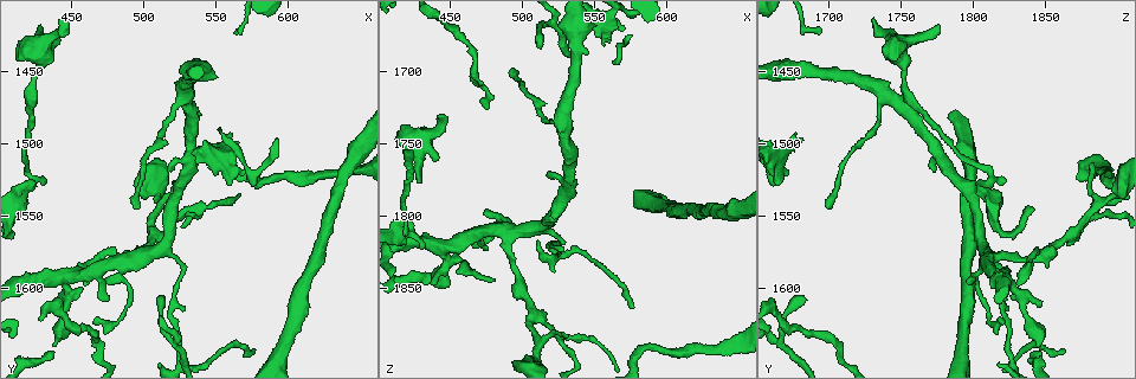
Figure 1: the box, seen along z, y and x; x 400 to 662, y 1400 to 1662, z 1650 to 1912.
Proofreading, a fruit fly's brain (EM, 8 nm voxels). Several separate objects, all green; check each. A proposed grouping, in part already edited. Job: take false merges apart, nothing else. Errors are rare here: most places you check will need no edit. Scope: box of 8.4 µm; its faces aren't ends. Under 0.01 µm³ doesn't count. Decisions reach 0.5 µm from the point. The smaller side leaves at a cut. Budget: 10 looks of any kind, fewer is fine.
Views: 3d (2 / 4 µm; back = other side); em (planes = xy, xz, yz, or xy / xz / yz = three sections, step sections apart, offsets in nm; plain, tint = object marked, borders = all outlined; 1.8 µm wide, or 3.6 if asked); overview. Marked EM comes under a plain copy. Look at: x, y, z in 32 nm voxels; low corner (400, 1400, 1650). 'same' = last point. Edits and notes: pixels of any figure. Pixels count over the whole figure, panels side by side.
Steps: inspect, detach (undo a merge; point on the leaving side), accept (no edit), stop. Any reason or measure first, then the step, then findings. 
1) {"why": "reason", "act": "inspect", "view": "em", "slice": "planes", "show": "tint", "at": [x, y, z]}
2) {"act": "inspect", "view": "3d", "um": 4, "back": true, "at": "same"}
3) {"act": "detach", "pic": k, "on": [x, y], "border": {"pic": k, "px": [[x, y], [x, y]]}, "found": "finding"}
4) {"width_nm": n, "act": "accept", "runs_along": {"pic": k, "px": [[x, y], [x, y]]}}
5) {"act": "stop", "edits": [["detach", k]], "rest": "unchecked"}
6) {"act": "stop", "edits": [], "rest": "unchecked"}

{"why": "thin arm on a thick one", "act": "inspect", "view": "em", "slice": "planes", "show": "tint", "at": [522, 1578, 1812]}

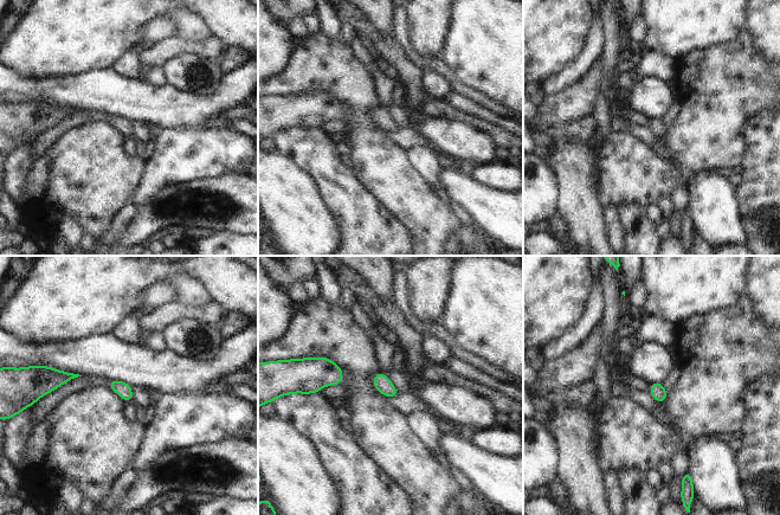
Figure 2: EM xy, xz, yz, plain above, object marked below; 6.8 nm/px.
{"act": "accept", "found": "all the same neuron"}

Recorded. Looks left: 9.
{"why": "sudden change in width", "act": "inspect", "view": "3d", "um": 4, "back": true, "at": [422, 1526, 1812]}

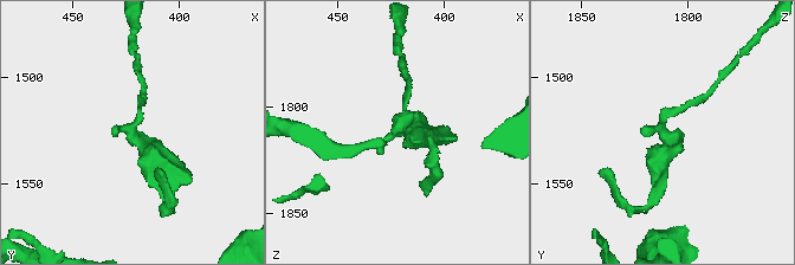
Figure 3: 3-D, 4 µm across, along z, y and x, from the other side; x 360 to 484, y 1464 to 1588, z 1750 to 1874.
{"act": "inspect", "view": "em", "slice": "planes", "show": "tint", "at": [421, 1526, 1812]}

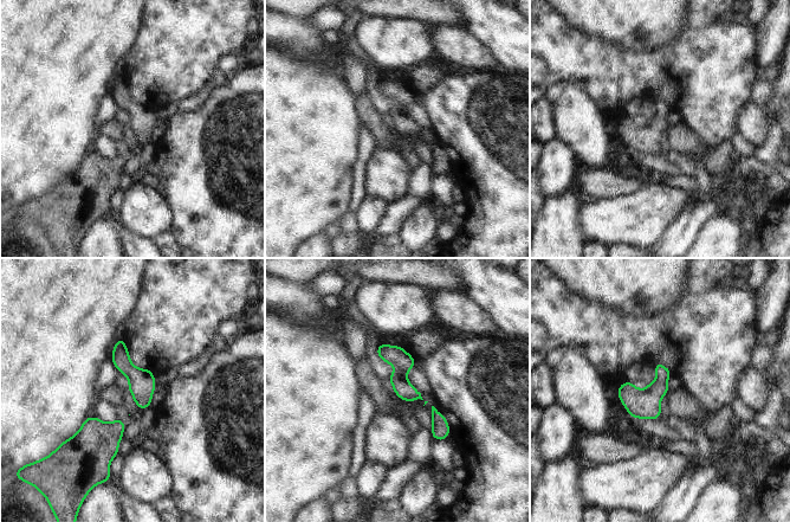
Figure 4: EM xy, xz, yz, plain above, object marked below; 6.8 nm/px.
{"act": "accept", "runs_along": {"pic": 4, "px": [[120, 342], [143, 405]]}, "found": "all the same neuron"}

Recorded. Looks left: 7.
{"why": "four arms meet", "act": "inspect", "view": "em", "slice": "xz", "step": 4, "show": "tint", "at": [448, 1594, 1822]}

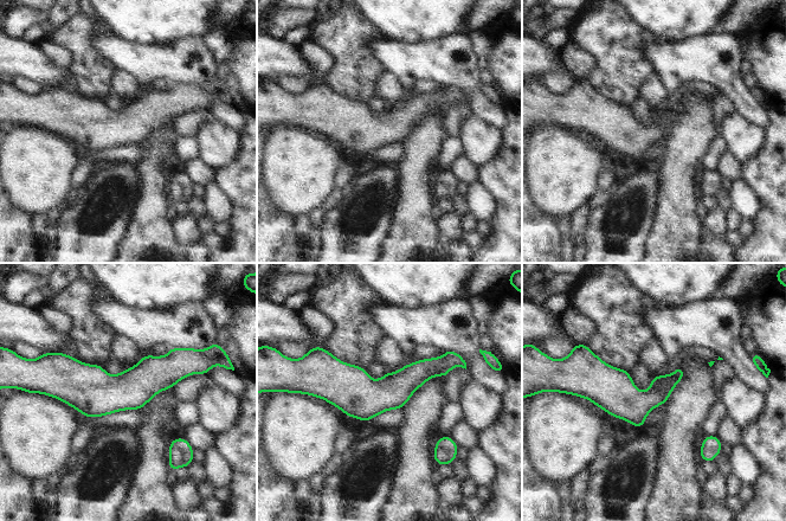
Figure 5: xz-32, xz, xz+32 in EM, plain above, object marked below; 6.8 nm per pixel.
{"why": "cut it another way", "act": "inspect", "view": "em", "slice": "planes", "show": "tint", "at": "same"}

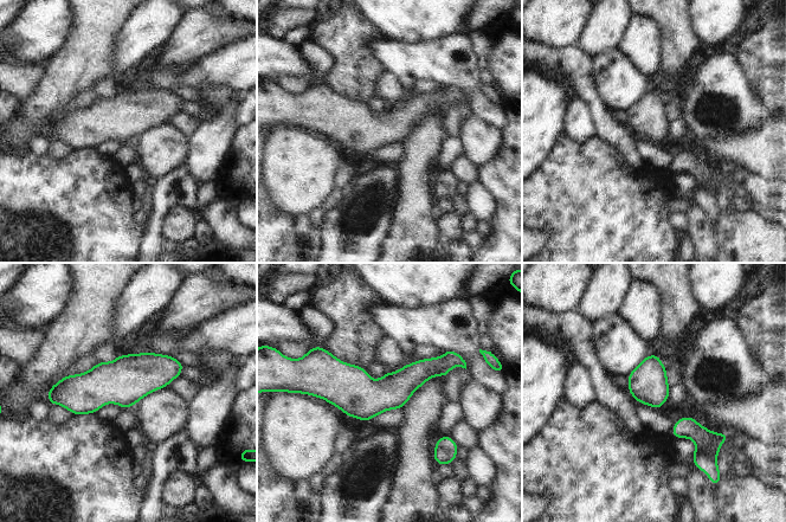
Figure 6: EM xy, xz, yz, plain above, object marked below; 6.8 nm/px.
{"act": "detach", "pic": 6, "on": [704, 461], "border": {"pic": 6, "px": [[696, 449], [703, 449], [713, 453]]}, "found": "a second neuron is stuck on"}

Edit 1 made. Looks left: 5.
{"why": "see it whole again", "act": "inspect", "view": "overview"}

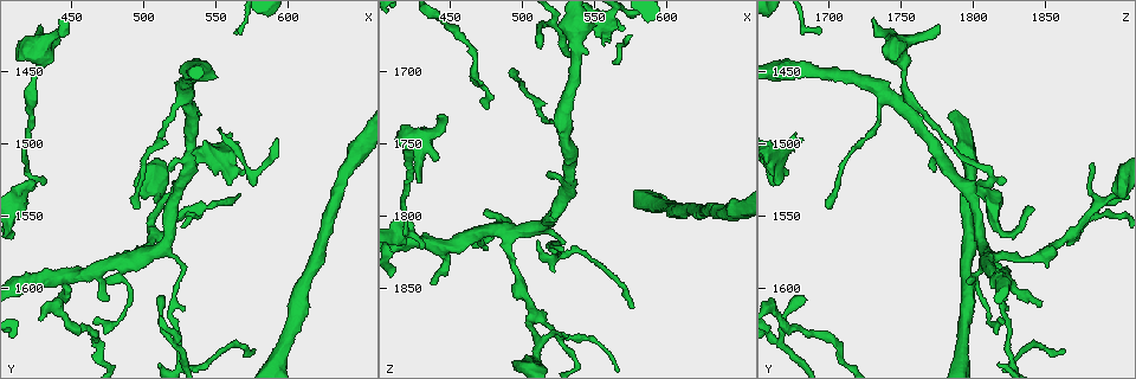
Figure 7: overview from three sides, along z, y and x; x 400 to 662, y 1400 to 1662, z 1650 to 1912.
{"act": "inspect", "view": "3d", "um": 4, "at": [508, 1564, 1864]}

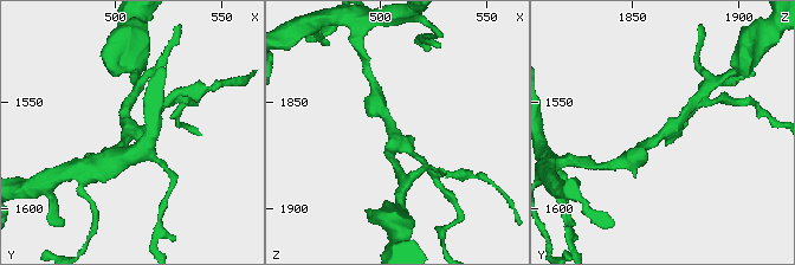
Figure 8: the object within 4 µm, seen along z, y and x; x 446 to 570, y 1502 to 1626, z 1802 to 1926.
{"arms": 3, "why": "need the tissue", "act": "inspect", "view": "em", "slice": "planes", "show": "tint", "at": [507, 1564, 1865]}

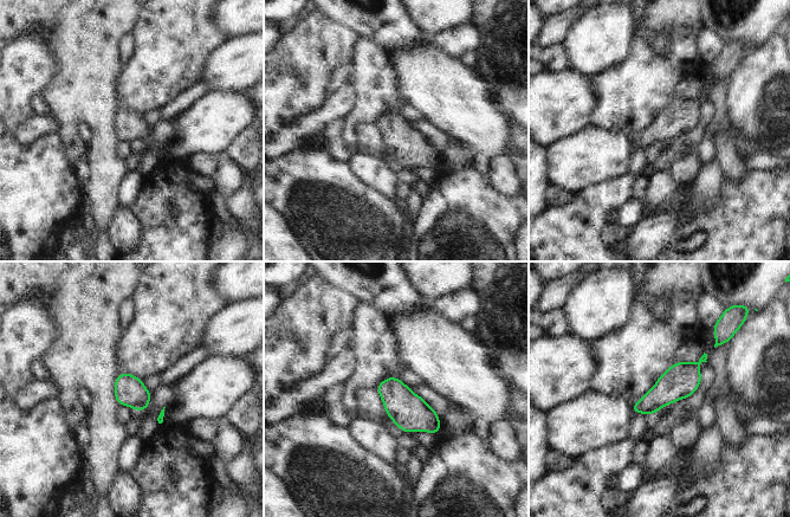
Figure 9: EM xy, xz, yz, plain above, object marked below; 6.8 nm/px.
{"width_nm": 200, "act": "accept", "found": "all the same neuron"}

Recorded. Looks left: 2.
{"act": "stop", "edits": [["detach", 6]], "rest": "unchecked"}

